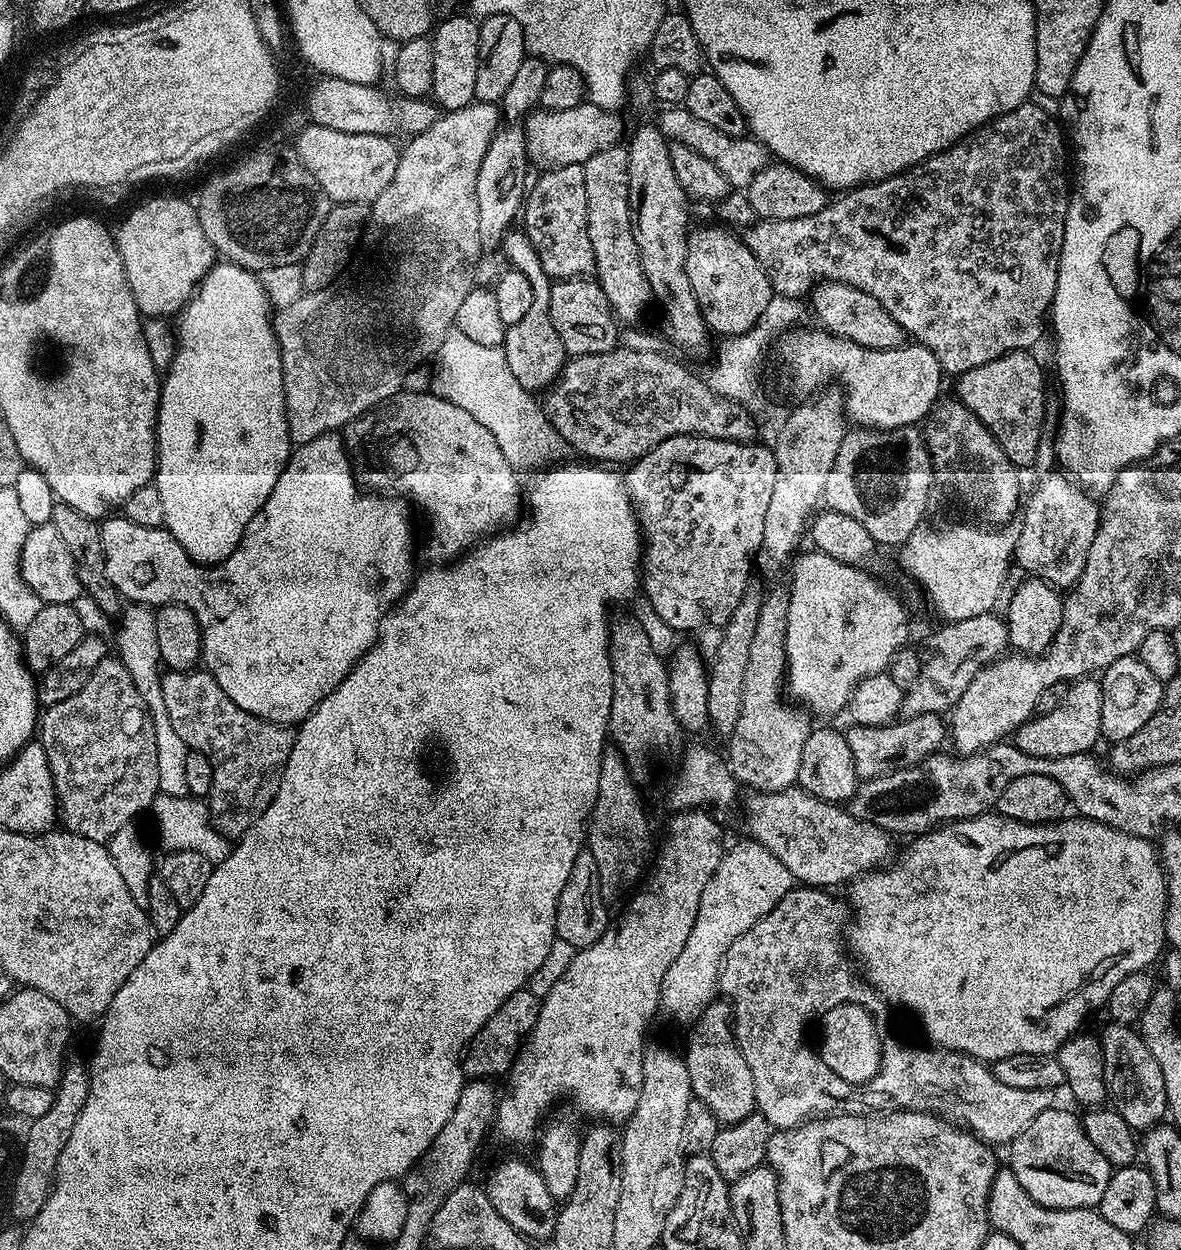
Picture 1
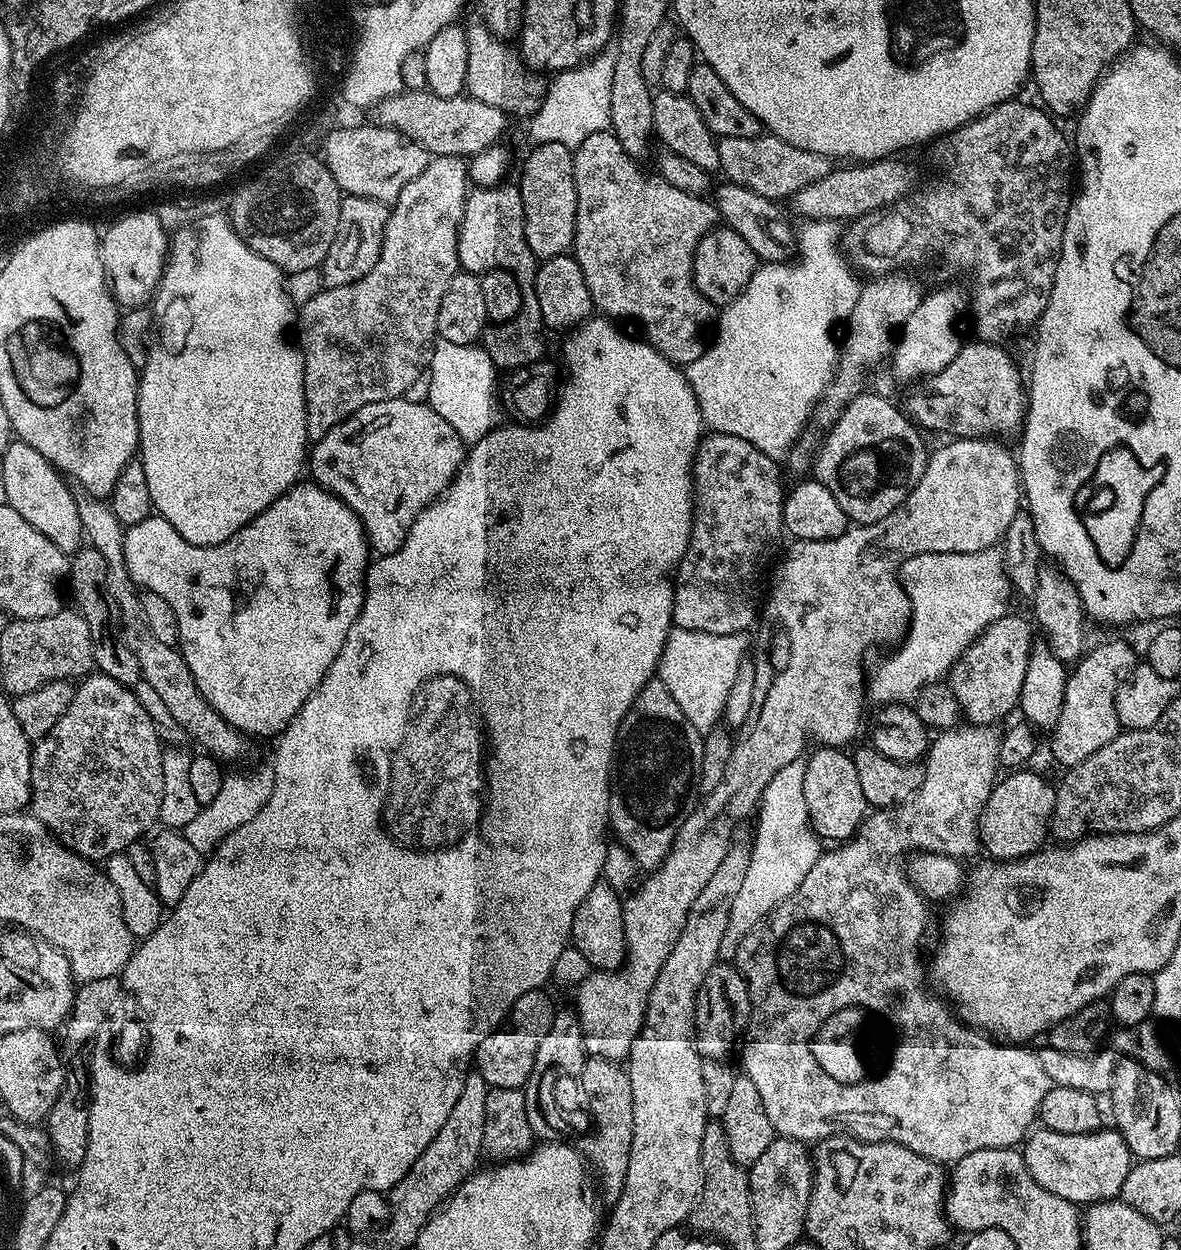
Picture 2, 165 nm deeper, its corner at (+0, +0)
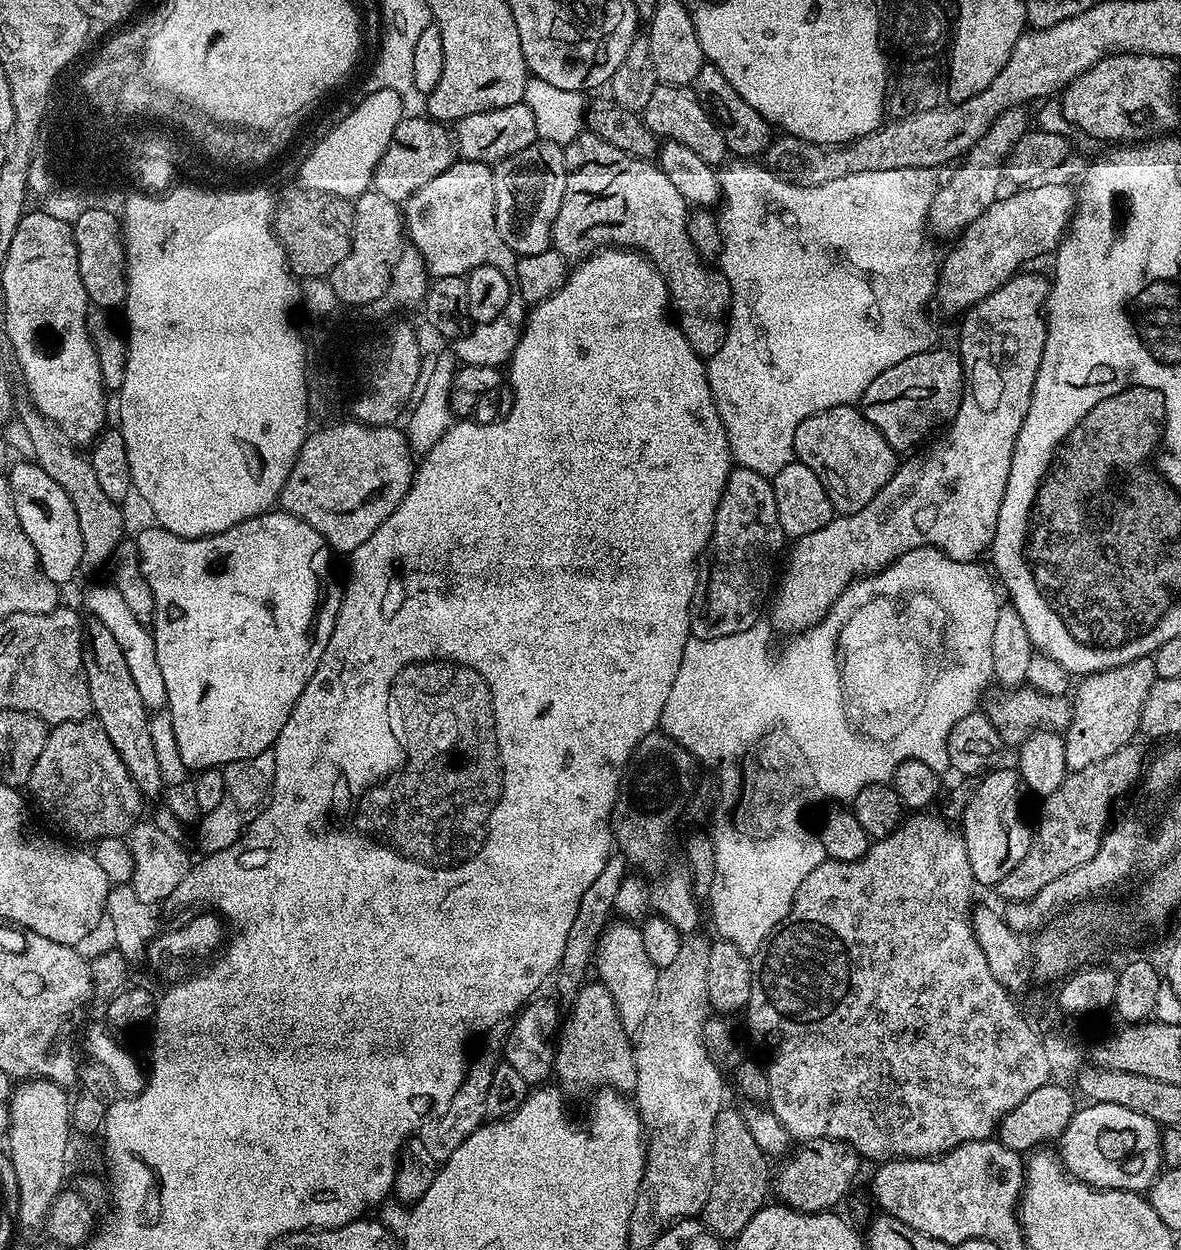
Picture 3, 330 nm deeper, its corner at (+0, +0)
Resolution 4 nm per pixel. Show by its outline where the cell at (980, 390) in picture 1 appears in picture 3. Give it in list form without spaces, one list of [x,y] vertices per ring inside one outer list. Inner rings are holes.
[[[936,346],[922,354],[914,354],[898,362],[898,366],[890,366],[890,370],[878,374],[878,378],[866,386],[858,407],[864,417],[879,430],[882,438],[890,442],[892,449],[897,454],[904,454],[923,445],[939,424],[947,425],[956,417],[965,391],[966,373],[959,355],[955,351],[943,352]]]

